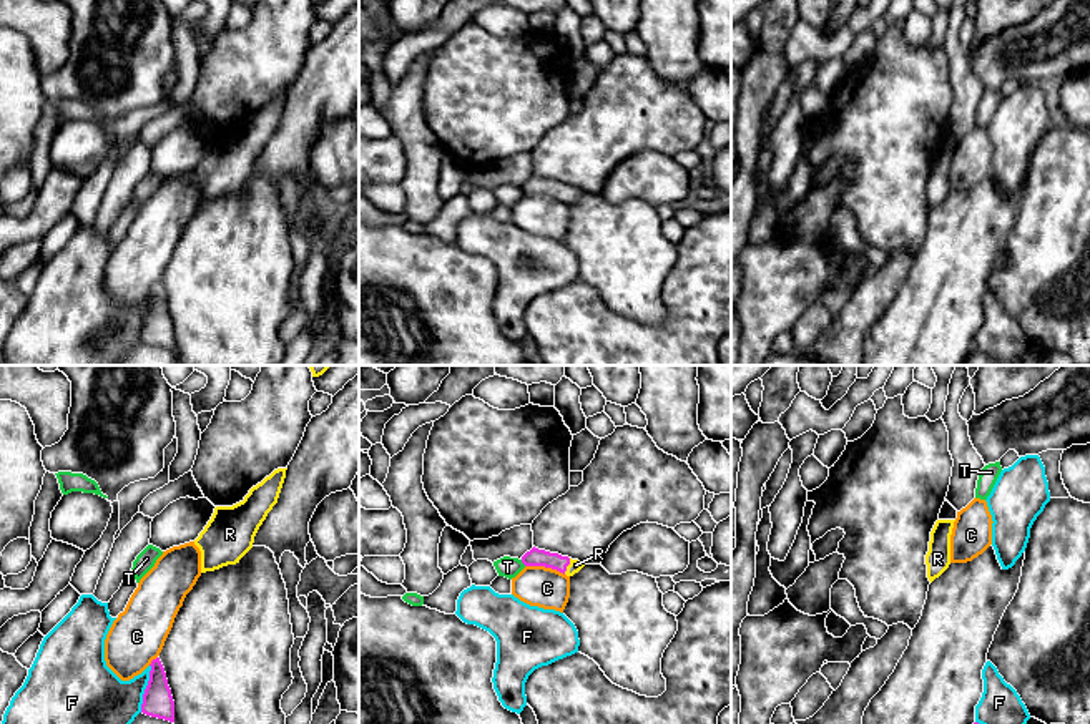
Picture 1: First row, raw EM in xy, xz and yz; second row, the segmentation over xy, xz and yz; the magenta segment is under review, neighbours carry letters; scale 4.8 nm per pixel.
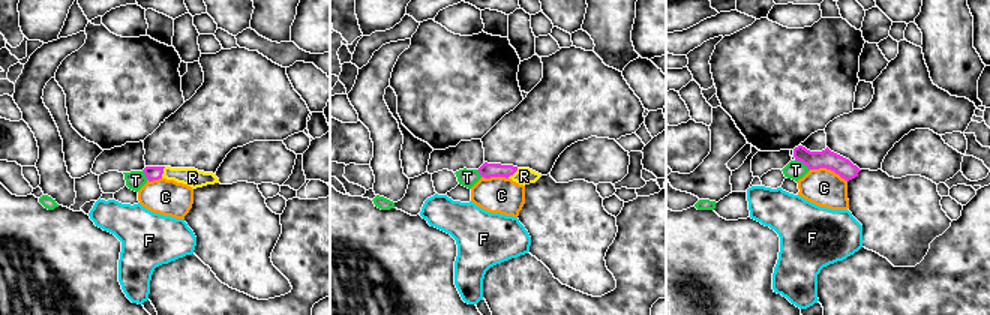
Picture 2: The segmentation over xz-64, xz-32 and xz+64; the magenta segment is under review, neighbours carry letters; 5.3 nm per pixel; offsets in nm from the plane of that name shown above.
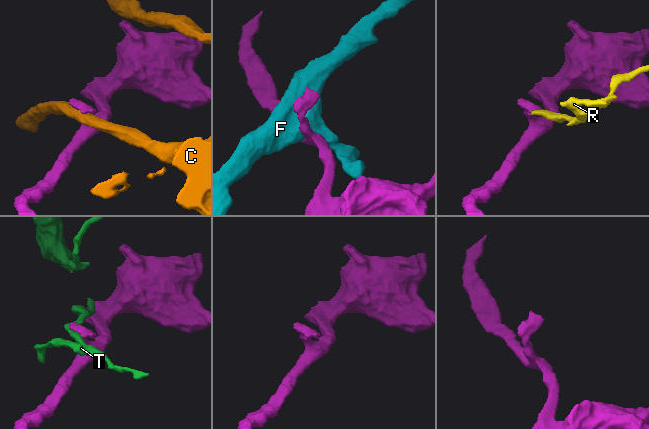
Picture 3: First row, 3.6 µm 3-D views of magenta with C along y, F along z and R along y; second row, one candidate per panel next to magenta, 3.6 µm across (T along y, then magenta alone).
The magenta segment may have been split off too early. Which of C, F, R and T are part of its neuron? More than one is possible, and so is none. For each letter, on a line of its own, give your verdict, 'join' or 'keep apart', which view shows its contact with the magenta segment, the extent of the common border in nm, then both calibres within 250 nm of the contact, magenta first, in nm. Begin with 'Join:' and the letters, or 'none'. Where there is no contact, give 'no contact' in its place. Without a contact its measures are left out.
Join: R
C: keep apart | xz | 200 nm | 90/200 nm
F: keep apart | xy | 240 nm | 140/280 nm
R: join | xz | 90 nm | 90/60 nm
T: keep apart | xz | 40 nm | 90/100 nm

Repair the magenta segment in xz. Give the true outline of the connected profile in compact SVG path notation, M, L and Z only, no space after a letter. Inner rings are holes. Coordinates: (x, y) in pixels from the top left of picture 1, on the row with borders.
M532 548L522 556L522 563L525 566L545 566L557 570L567 576L573 576L578 573L585 565L578 560L572 560L568 556L562 556L558 553L550 553L545 550Z

